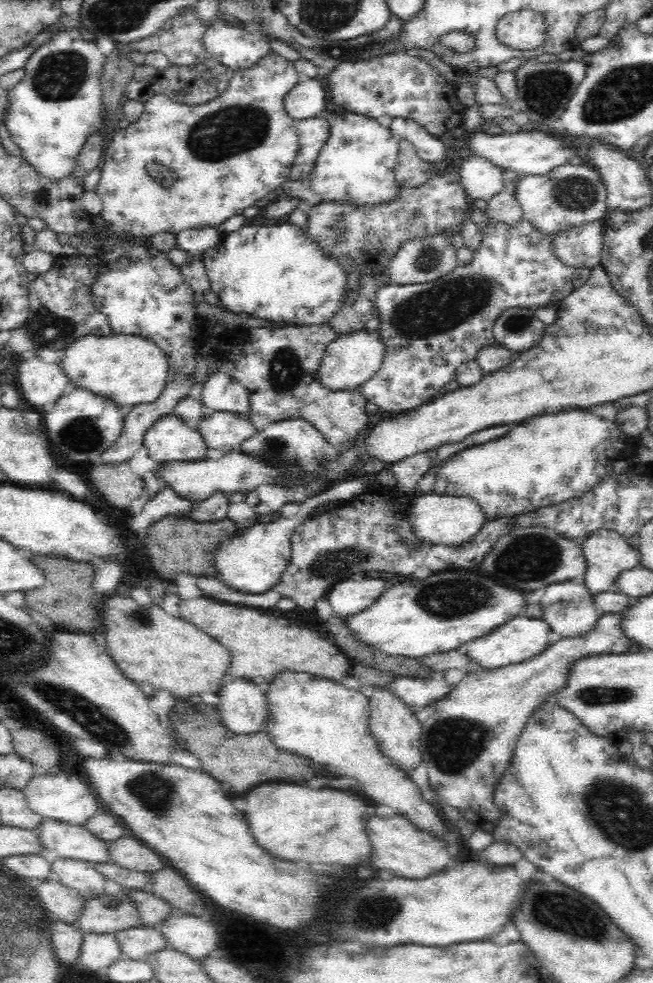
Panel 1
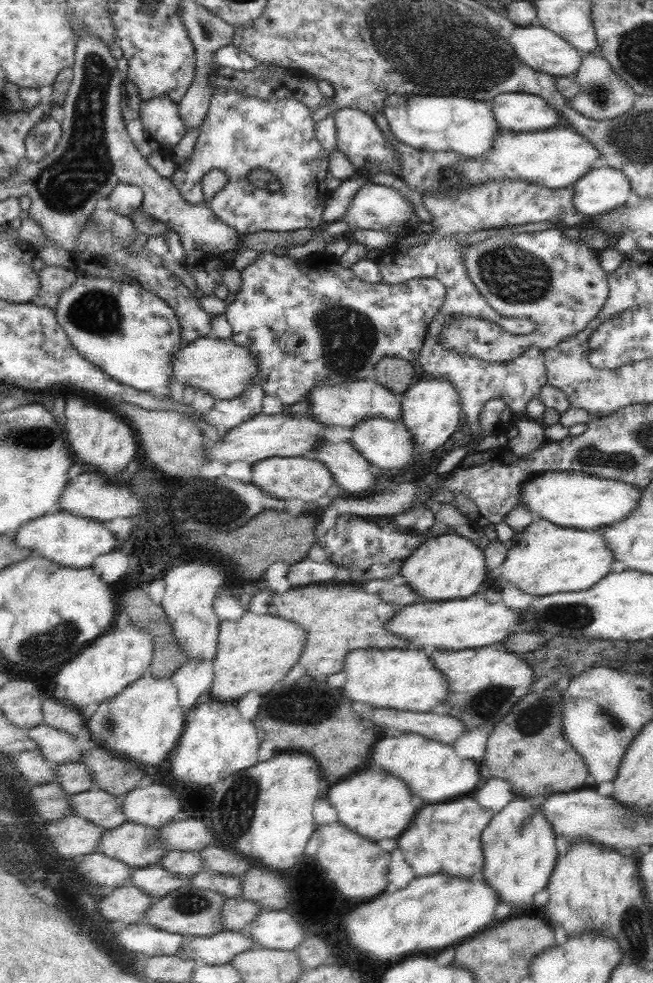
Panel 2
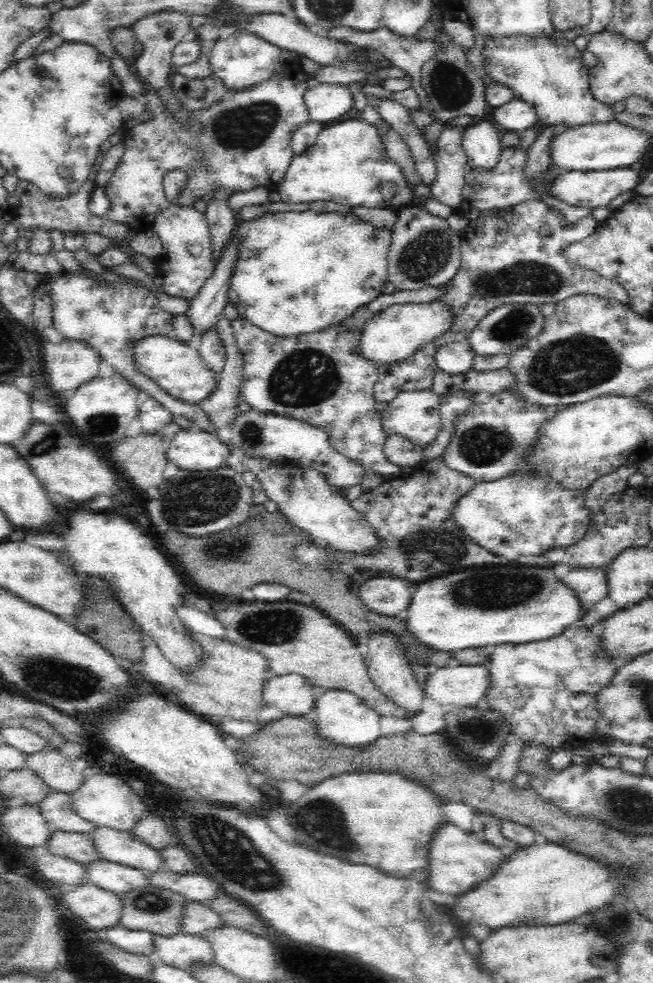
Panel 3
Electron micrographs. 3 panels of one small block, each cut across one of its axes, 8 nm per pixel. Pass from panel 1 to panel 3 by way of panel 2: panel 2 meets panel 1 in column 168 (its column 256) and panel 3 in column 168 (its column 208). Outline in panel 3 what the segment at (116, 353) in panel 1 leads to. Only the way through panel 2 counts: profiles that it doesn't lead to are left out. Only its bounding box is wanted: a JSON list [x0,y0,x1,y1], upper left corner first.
[134,336,218,406]

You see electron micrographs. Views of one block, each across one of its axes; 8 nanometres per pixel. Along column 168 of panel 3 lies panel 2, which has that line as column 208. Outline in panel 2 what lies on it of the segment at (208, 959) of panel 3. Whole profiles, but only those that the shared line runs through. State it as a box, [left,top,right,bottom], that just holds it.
[177,932,253,964]

